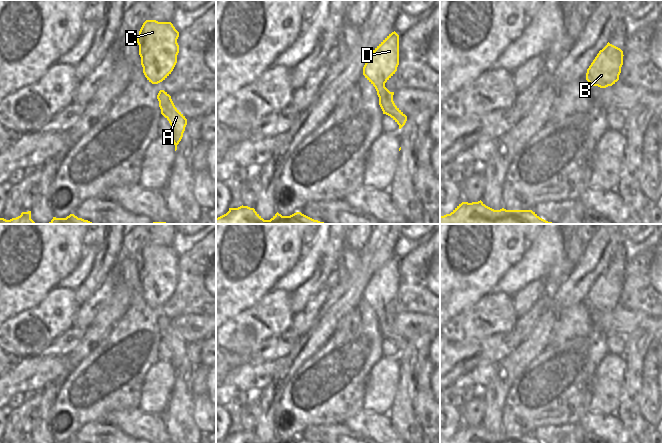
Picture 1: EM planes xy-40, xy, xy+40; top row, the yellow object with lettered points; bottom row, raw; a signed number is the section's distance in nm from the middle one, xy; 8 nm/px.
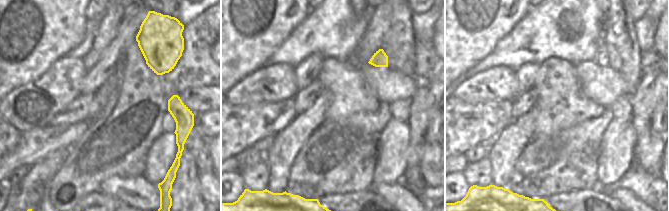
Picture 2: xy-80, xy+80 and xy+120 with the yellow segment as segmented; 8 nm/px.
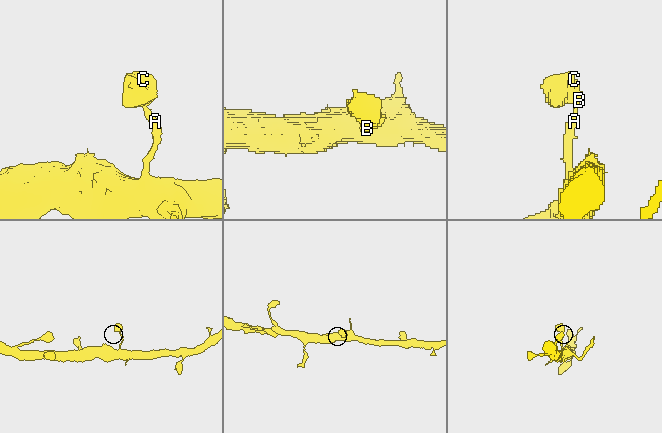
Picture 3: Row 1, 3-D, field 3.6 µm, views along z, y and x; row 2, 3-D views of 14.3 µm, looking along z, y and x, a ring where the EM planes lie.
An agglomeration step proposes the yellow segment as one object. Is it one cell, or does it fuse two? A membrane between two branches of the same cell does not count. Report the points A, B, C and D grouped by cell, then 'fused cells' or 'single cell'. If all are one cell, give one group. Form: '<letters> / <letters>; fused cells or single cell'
A B C D; single cell

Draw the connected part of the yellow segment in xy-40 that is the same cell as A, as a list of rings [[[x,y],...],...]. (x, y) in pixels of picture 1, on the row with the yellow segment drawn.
[[[160,90],[157,99],[159,101],[159,107],[161,114],[169,121],[172,131],[171,139],[175,145],[175,151],[177,145],[183,137],[185,127],[187,125],[187,119],[185,116],[175,107],[171,96],[164,90]]]

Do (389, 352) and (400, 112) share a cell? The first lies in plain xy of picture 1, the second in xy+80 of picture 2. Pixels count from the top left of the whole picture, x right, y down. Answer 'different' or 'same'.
same

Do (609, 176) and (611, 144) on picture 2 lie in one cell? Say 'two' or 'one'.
one

